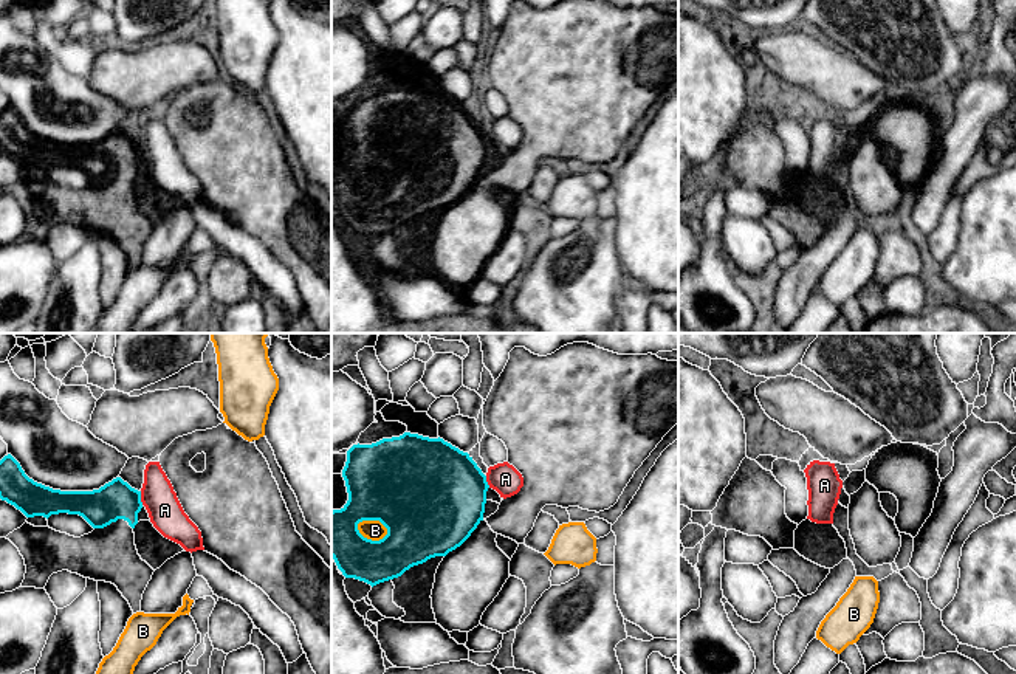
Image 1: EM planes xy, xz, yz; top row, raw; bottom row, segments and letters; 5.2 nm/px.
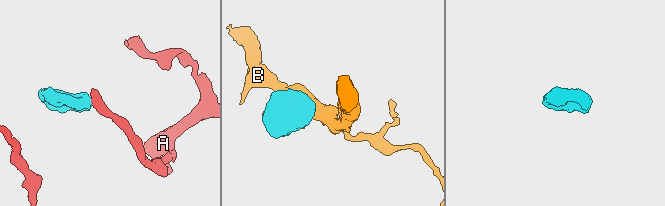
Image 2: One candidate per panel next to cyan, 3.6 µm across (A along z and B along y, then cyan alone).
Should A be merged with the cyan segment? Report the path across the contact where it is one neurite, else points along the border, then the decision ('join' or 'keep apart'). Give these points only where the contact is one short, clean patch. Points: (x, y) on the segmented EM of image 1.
border xy (140, 491), (143, 504); keep apart

